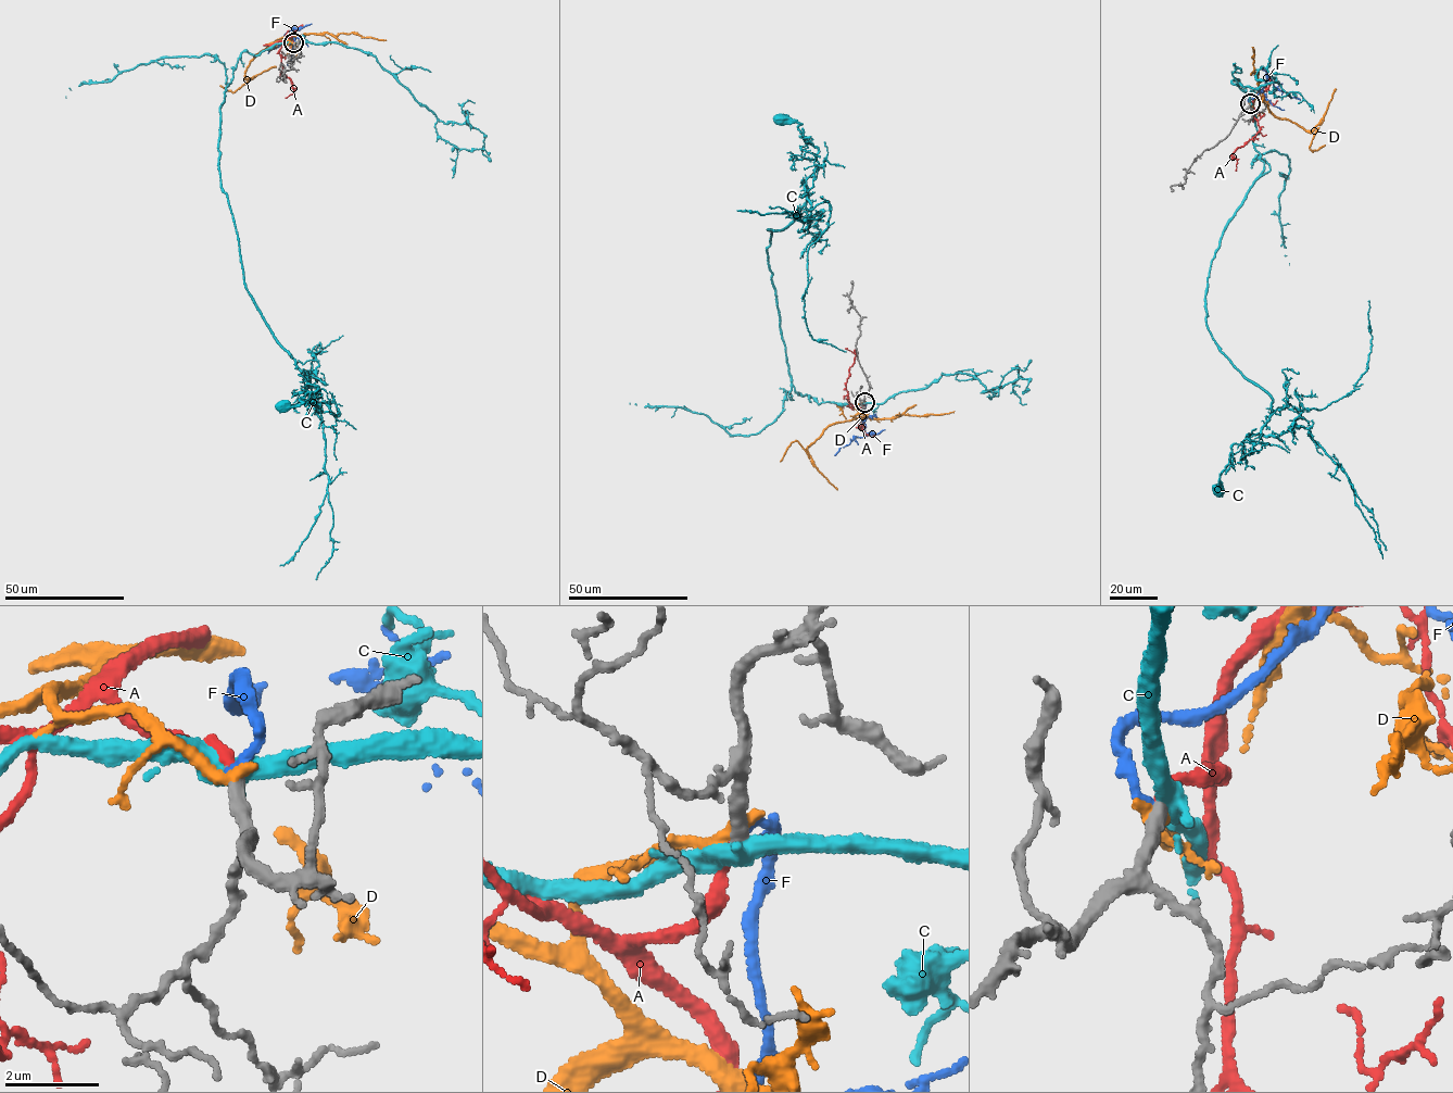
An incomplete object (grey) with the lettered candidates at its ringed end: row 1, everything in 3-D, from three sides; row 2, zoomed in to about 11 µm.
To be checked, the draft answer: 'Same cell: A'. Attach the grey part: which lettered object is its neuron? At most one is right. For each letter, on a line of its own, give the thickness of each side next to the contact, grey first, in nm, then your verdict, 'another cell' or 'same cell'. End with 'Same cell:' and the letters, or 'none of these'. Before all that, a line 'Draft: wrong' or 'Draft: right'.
Draft: right
A: 320 nm thick on the grey side, 200 nm on the other; same cell
C: 320 nm thick on the grey side, 440 nm on the other; another cell
D: 360 nm thick on the grey side, 280 nm on the other; another cell
F: 320 nm thick on the grey side, 190 nm on the other; another cell
Same cell: A

